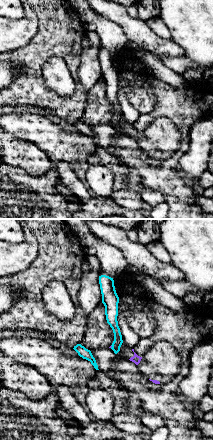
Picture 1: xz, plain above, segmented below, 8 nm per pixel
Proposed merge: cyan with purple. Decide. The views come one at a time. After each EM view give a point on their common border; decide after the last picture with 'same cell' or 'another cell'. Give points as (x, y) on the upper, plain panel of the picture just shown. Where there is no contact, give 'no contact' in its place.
meets cyan at (111, 121)

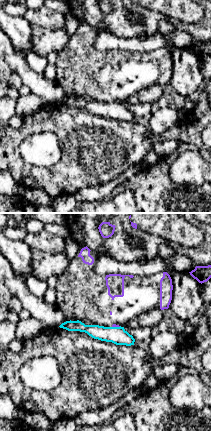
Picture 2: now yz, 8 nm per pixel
meets cyan at (116, 103)

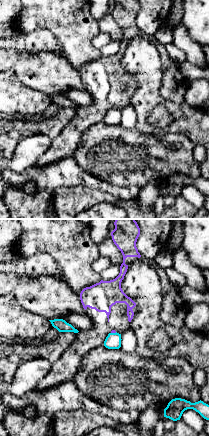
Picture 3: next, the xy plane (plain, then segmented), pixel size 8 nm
meets cyan at (113, 109)

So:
another cell

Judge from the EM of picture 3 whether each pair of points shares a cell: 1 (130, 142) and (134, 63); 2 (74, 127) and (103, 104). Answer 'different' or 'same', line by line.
1: different
2: same

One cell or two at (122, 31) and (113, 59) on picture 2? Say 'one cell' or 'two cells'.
two cells

